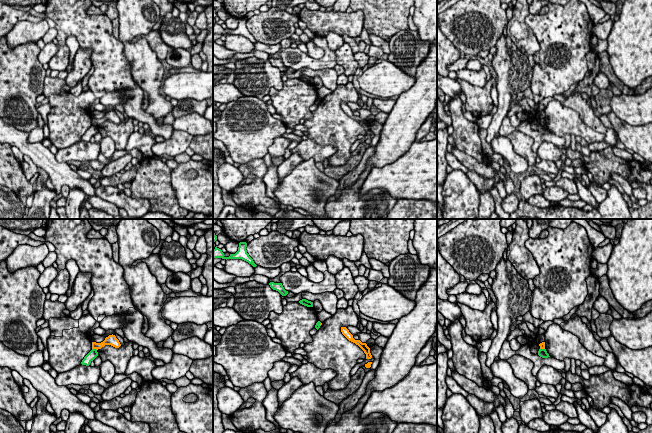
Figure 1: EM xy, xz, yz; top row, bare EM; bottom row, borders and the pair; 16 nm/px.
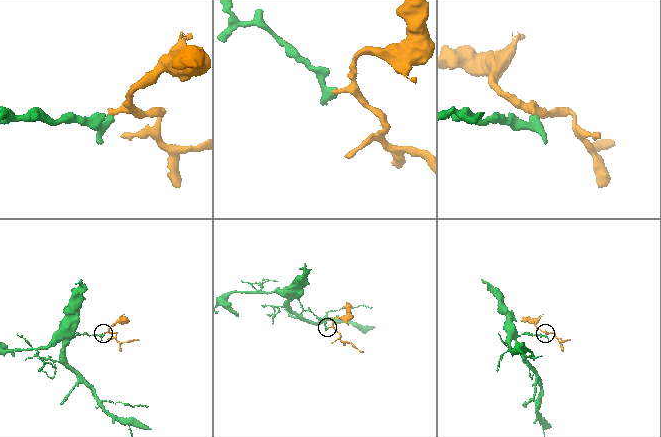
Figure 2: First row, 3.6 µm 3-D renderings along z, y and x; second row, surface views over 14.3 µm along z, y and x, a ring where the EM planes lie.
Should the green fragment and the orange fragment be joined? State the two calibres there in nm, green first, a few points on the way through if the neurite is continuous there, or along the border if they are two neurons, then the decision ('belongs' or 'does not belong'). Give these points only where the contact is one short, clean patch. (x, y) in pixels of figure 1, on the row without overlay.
140/120 nm | along xy (92, 124), (96, 126) | does not belong

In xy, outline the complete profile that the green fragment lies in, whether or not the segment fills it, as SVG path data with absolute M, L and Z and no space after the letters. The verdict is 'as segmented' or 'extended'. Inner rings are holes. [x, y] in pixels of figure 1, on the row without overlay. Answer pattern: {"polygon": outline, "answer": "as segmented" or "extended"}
{"polygon": "M92 125L82 136L81 140L89 142L90 139L98 132L98 128L96 125Z", "answer": "as segmented"}

